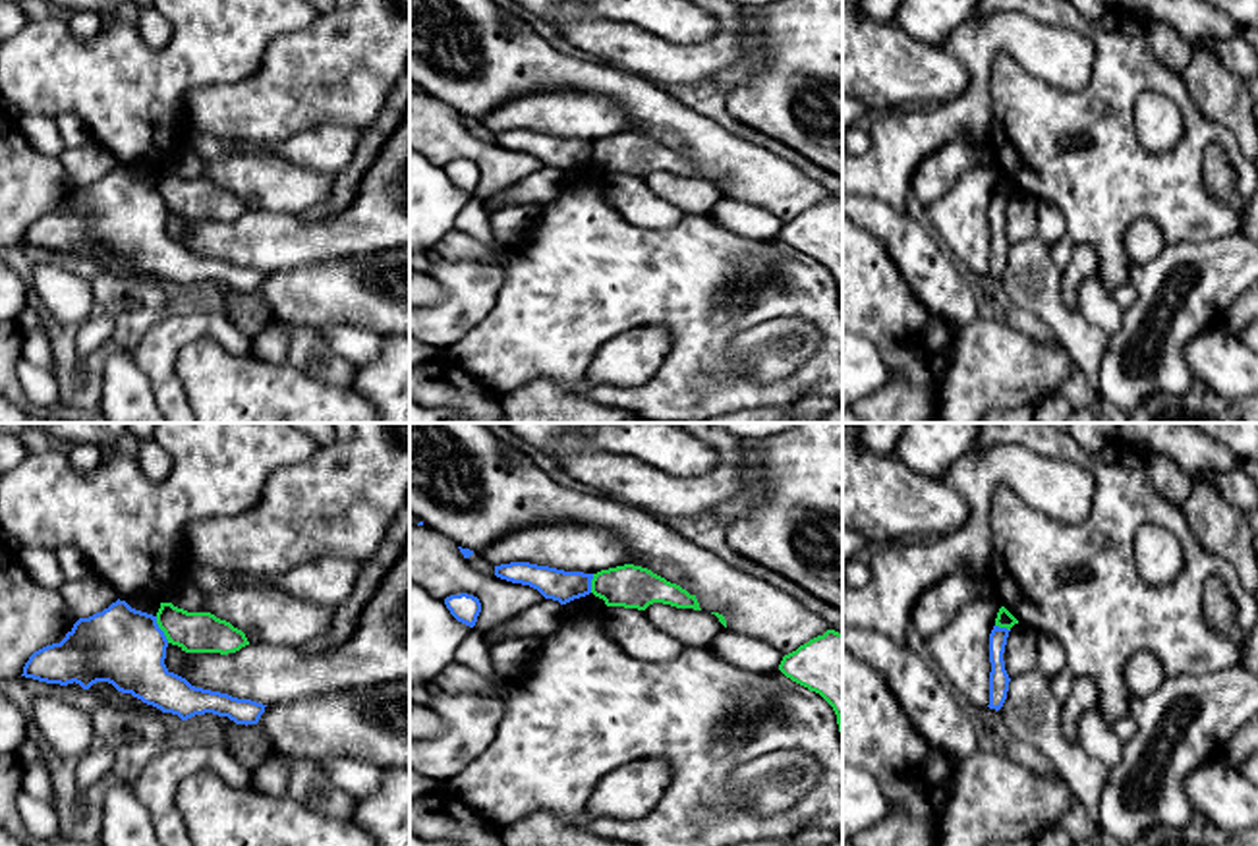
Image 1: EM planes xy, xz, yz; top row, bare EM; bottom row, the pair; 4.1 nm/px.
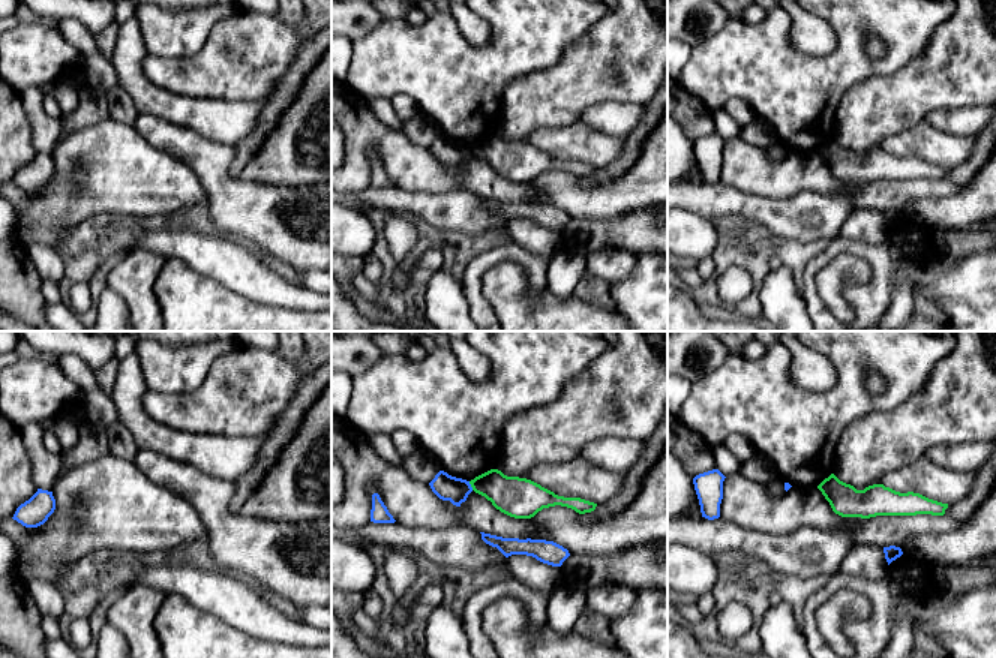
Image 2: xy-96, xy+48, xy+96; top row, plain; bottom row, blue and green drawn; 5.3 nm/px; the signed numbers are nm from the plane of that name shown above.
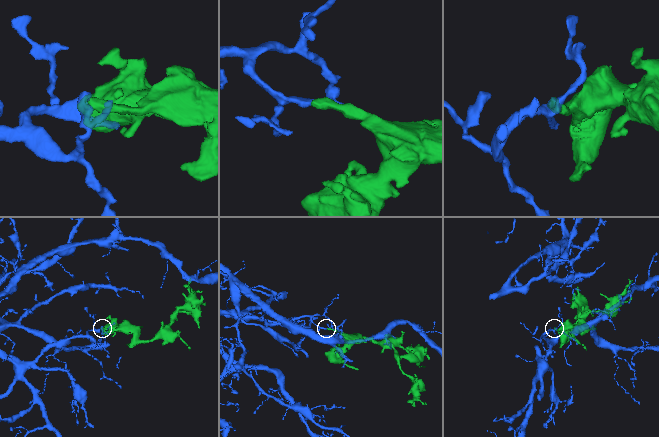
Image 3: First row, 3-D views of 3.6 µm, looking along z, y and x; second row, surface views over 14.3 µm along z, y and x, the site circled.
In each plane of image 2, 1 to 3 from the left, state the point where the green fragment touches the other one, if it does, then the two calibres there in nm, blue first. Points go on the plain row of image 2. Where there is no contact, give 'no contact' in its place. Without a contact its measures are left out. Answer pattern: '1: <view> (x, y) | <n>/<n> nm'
1: no contact
2: xy+48 (470, 150) | 140/220 nm
3: no contact

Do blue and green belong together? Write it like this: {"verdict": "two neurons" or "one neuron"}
{"verdict": "two neurons"}

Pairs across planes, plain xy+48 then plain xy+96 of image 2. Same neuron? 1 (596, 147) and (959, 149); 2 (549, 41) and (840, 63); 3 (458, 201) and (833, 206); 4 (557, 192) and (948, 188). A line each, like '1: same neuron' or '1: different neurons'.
1: same neuron
2: same neuron
3: same neuron
4: different neurons

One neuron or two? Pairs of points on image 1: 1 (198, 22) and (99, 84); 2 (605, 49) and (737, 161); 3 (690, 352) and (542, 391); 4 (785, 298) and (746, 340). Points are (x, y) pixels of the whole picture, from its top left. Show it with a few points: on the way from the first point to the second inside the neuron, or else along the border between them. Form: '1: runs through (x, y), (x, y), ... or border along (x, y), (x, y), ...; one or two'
1: runs through (180, 49), (149, 80), (126, 82); one
2: border along (601, 62), (640, 76), (663, 89); two
3: border along (518, 387), (536, 379), (555, 379), (598, 402); two
4: border along (808, 321), (762, 321), (739, 331), (729, 350); two

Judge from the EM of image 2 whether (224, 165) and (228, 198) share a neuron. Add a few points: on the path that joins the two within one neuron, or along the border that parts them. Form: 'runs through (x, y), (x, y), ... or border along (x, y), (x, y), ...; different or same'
runs through (224, 173), (224, 191); same

